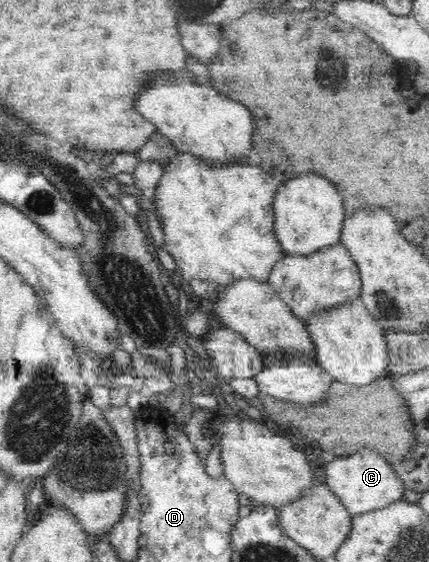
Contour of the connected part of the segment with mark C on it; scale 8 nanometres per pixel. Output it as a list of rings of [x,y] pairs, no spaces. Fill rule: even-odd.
[[[369,450],[362,452],[347,453],[346,457],[335,458],[334,461],[325,465],[326,485],[342,500],[346,510],[350,514],[360,515],[369,511],[378,511],[392,506],[393,503],[401,502],[406,495],[406,484],[393,469],[393,463],[388,462],[382,455],[375,454]]]

